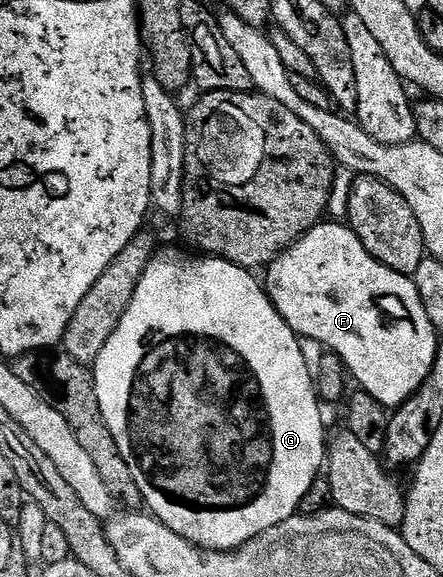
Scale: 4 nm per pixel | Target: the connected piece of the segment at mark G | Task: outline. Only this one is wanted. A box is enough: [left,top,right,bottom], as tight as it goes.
[92,256,328,552]

